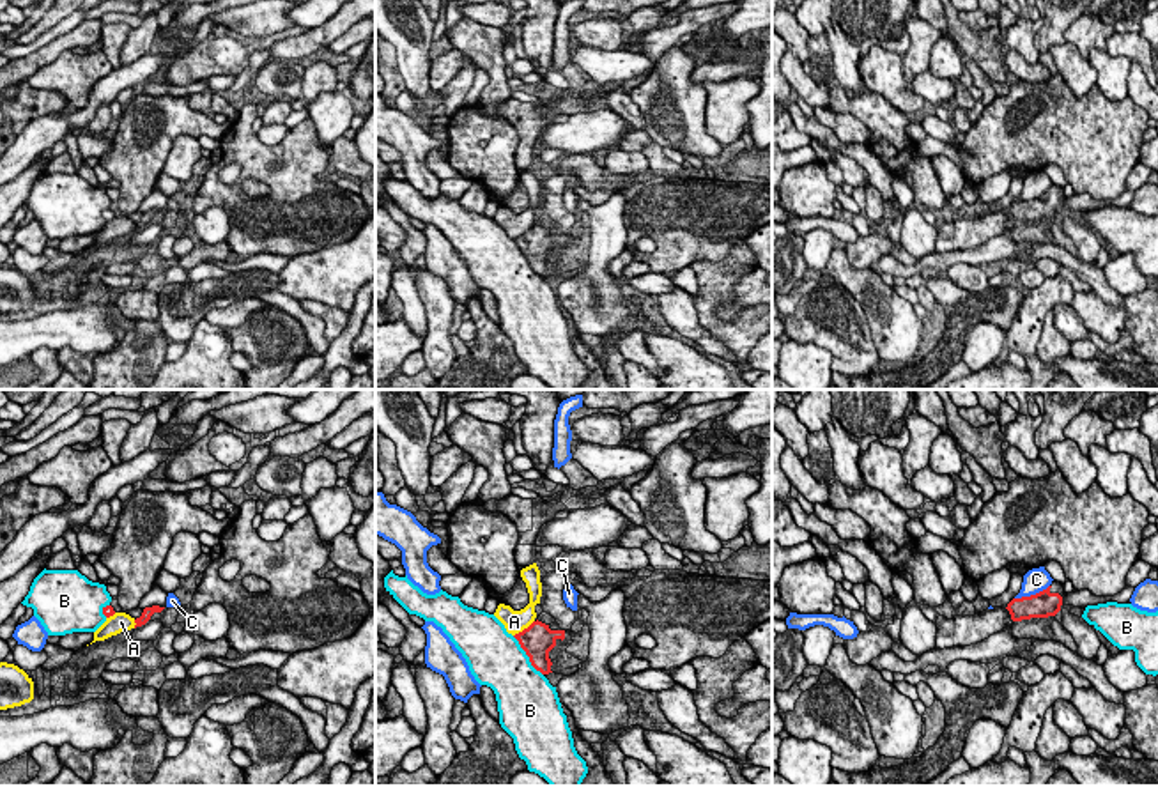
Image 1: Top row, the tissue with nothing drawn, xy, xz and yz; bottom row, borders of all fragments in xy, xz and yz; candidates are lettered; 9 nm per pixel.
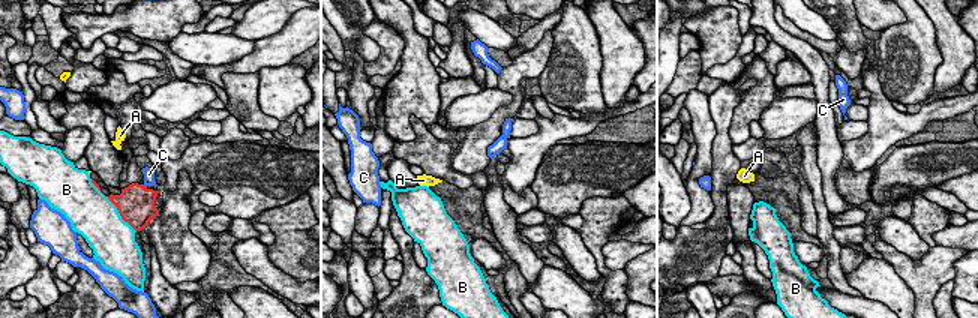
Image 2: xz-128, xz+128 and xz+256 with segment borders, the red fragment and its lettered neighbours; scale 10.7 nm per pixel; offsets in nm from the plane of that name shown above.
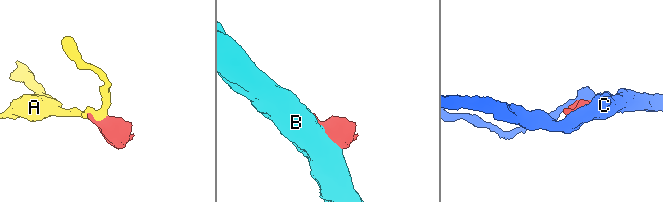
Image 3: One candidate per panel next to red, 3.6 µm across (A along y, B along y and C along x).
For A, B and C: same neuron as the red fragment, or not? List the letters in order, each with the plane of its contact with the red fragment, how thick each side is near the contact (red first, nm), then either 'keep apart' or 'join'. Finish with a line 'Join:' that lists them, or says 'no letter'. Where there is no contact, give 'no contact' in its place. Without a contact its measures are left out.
A: contact in xz; calibres 300 and 200 nm; keep apart
B: contact in xz; calibres 300 and 480 nm; keep apart
C: contact in yz; calibres 240 and 220 nm; keep apart
Join: no letter

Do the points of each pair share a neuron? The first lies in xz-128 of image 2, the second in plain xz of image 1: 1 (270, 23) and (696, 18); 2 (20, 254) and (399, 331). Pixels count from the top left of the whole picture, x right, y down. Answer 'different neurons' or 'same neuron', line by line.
1: different neurons
2: same neuron

